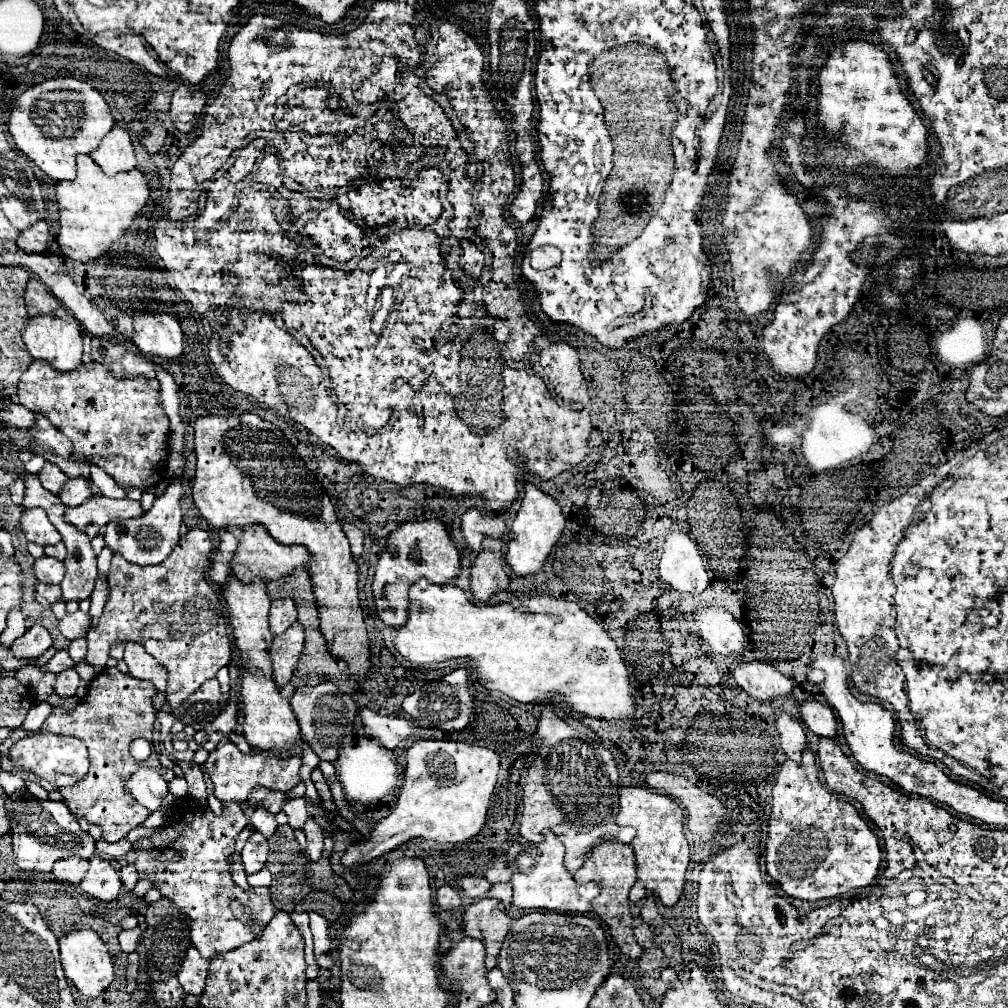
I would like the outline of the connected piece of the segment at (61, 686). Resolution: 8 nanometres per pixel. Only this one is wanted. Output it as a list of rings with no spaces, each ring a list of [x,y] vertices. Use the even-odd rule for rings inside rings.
[[[68,668],[66,672],[60,672],[58,674],[58,680],[56,680],[56,694],[60,696],[74,696],[76,694],[76,688],[80,686],[80,676],[74,668]]]

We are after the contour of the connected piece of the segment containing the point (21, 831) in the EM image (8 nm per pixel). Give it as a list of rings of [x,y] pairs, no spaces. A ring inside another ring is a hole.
[[[32,794],[12,796],[6,804],[14,846],[16,866],[28,872],[52,872],[52,864],[62,860],[64,856],[80,856],[90,858],[96,852],[96,840],[82,832],[74,814],[66,808],[66,804],[56,800],[38,800]]]

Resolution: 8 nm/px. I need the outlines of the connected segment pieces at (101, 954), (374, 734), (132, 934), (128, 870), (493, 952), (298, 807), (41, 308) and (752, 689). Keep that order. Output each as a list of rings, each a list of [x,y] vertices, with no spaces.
[[[82,928],[82,930],[74,930],[74,932],[66,934],[60,940],[60,954],[62,954],[60,958],[62,958],[62,966],[64,966],[66,978],[72,980],[72,984],[84,996],[98,998],[116,980],[112,956],[110,956],[106,944],[102,942],[102,938],[94,930],[90,930],[90,928]]]
[[[360,708],[358,716],[364,724],[366,736],[380,740],[380,744],[384,748],[390,748],[390,750],[394,750],[410,734],[410,730],[414,726],[406,718],[384,716],[384,714],[380,714],[376,710],[370,710],[370,708]]]
[[[134,928],[134,930],[124,930],[124,932],[120,932],[120,948],[122,948],[122,952],[126,952],[126,954],[130,954],[130,952],[134,952],[138,946],[140,946],[140,940],[142,940],[142,932],[140,932],[140,928]]]
[[[132,864],[122,868],[122,874],[120,874],[120,876],[122,876],[122,882],[124,882],[126,890],[134,890],[134,886],[136,886],[136,882],[138,882],[138,874],[140,874],[140,872],[136,872],[136,870],[132,868]]]
[[[484,898],[464,912],[464,932],[484,940],[486,944],[486,970],[492,970],[498,960],[504,936],[512,926],[512,918],[498,906],[490,906],[490,898]]]
[[[292,798],[284,808],[282,808],[288,816],[288,824],[294,830],[302,830],[304,822],[308,820],[308,810],[306,810],[306,800],[304,798]]]
[[[38,278],[28,280],[28,288],[26,288],[26,294],[24,294],[24,300],[26,300],[26,308],[28,308],[30,316],[56,312],[60,308],[60,302],[56,300],[56,296],[52,296],[48,292],[48,288]]]
[[[738,658],[734,680],[756,700],[768,700],[792,692],[792,680],[766,660]]]

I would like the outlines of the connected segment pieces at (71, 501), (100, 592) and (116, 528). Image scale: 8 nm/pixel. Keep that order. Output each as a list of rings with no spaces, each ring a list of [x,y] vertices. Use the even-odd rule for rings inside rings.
[[[70,478],[64,488],[58,492],[60,500],[66,504],[66,506],[80,506],[84,500],[92,498],[92,482],[90,478]]]
[[[98,576],[98,578],[96,578],[96,588],[94,588],[92,596],[90,596],[90,602],[92,602],[92,606],[90,606],[90,616],[92,616],[92,618],[102,614],[104,604],[106,604],[106,600],[108,600],[108,590],[110,590],[108,580],[106,580],[104,576]]]
[[[172,478],[170,486],[166,488],[166,492],[162,496],[156,498],[156,504],[148,510],[148,514],[144,514],[142,518],[130,518],[130,520],[110,520],[106,526],[106,534],[104,540],[106,544],[122,554],[128,562],[134,564],[162,564],[166,560],[166,556],[174,550],[174,546],[180,540],[178,528],[182,524],[182,511],[180,500],[184,494],[183,479]]]

